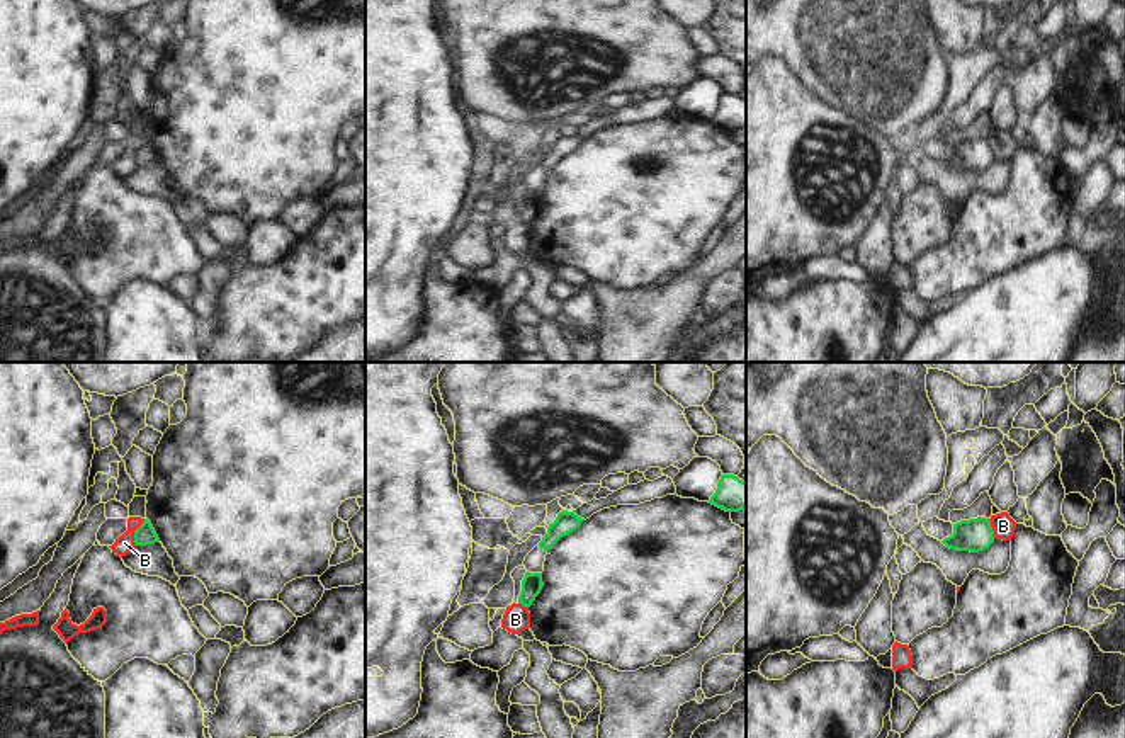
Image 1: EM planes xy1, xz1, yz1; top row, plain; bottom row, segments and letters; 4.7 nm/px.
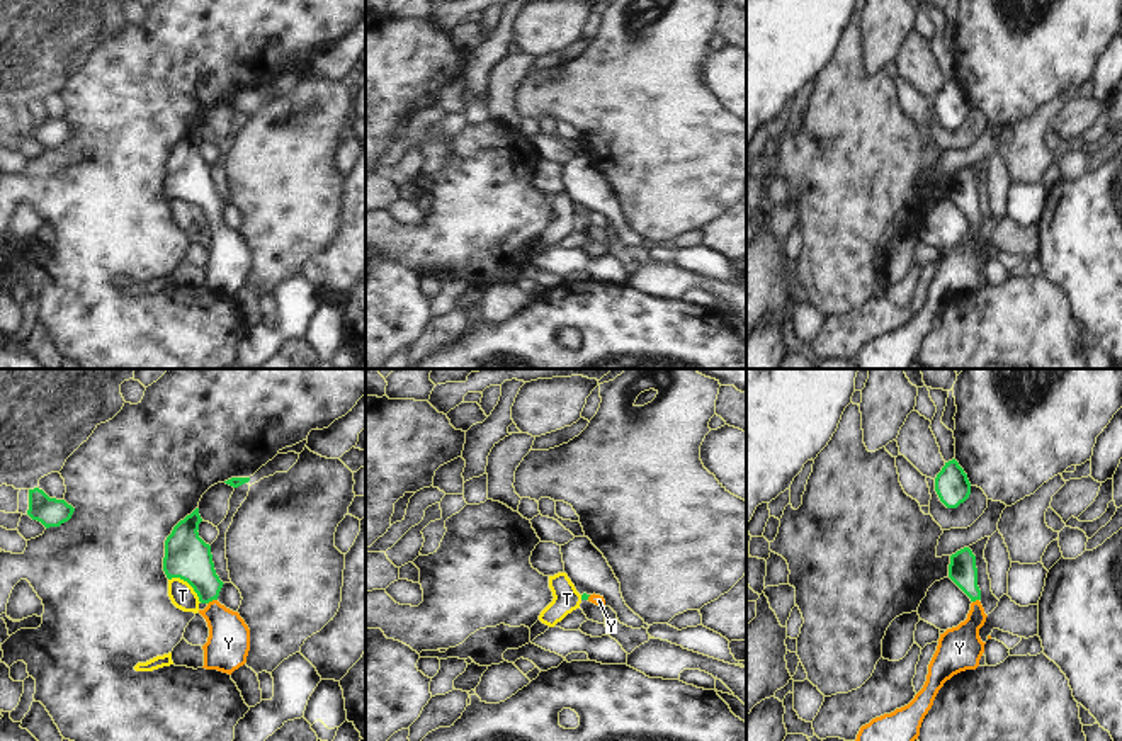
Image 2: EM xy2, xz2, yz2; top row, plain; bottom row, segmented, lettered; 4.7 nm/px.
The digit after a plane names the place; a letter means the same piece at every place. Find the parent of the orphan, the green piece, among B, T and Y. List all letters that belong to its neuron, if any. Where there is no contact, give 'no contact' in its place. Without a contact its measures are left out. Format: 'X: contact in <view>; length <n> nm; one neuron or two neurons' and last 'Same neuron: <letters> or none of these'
B: contact in xy1; length 140 nm; two neurons
T: contact in xy2; length 200 nm; two neurons
Y: contact in xy2; length 50 nm; one neuron
Same neuron: Y

